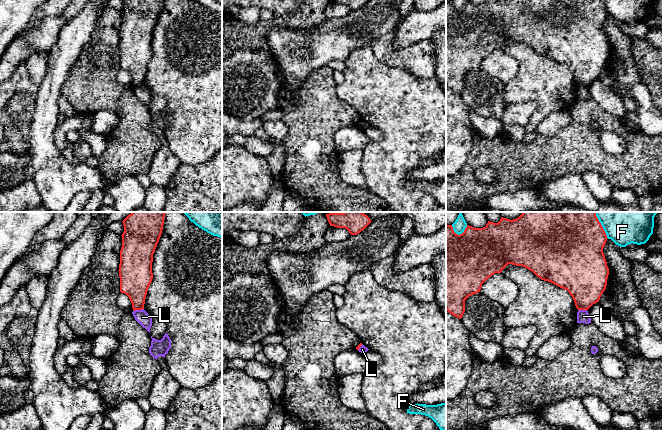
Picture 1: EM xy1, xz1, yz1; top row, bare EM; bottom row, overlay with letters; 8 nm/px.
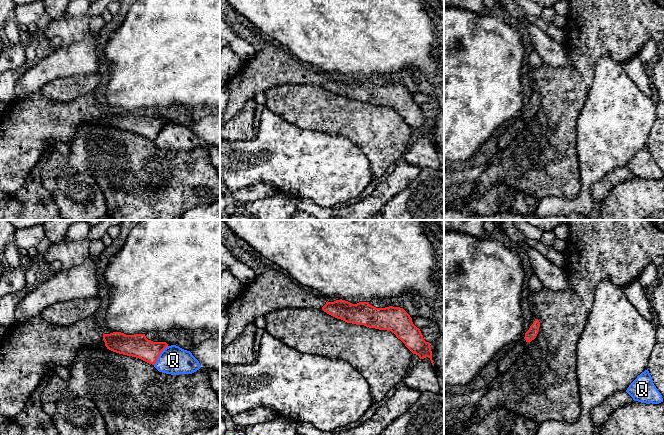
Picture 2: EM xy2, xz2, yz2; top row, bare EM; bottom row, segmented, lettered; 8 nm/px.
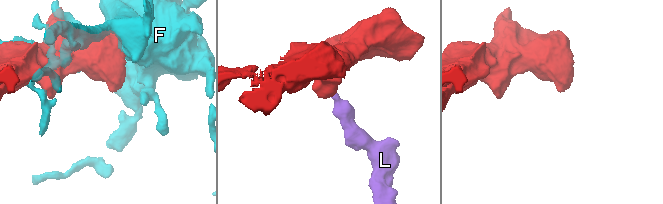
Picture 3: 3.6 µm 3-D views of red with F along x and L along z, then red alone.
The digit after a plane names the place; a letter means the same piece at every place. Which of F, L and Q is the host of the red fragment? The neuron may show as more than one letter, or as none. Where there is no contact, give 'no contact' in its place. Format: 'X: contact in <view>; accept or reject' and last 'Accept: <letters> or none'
F: contact in yz1; reject
L: contact in xy1; reject
Q: contact in xy2; reject
Accept: none

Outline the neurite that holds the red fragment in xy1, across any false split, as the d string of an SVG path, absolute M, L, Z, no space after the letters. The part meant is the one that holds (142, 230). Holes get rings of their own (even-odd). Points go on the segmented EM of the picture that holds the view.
M132 212L122 222L120 292L126 294L133 311L144 309L153 279L153 254L162 234L167 212Z

